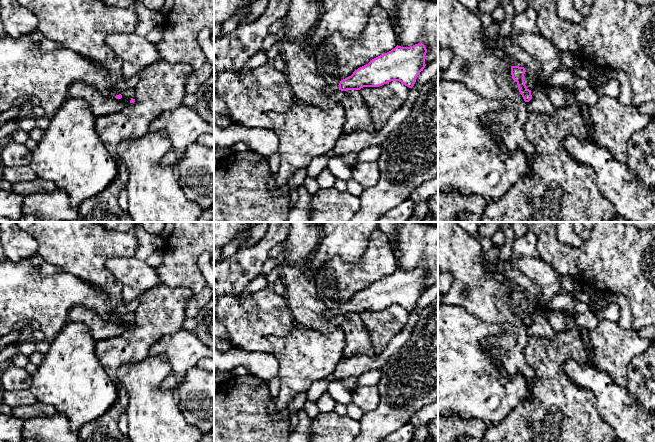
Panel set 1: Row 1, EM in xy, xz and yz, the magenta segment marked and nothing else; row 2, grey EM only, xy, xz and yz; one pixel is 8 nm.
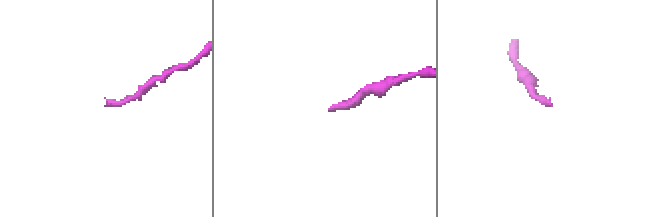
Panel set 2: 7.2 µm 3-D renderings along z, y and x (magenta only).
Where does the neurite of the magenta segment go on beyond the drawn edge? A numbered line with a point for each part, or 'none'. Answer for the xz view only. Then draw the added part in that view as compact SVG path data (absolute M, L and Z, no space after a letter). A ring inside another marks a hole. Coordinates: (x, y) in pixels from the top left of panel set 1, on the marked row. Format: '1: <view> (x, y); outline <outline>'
1: xz (329, 89); outline M327 85L326 87L323 88L323 92L327 95L332 95L339 91L339 86L336 85Z

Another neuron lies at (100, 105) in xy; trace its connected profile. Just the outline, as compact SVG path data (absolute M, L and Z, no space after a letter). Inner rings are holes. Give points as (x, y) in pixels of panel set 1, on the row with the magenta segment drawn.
M75 82L69 88L70 98L84 99L91 107L95 117L118 113L136 98L136 90L120 91L115 89L112 96L104 96L99 91L82 82Z

